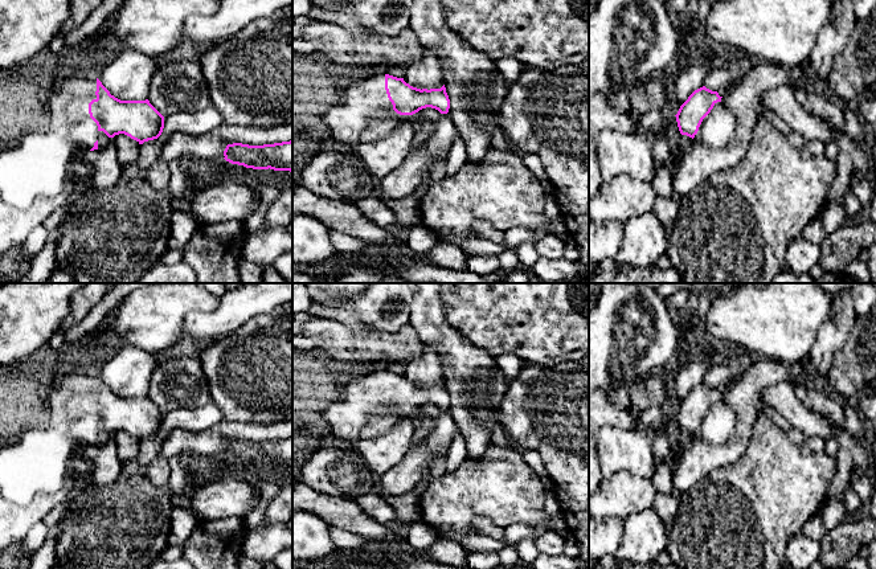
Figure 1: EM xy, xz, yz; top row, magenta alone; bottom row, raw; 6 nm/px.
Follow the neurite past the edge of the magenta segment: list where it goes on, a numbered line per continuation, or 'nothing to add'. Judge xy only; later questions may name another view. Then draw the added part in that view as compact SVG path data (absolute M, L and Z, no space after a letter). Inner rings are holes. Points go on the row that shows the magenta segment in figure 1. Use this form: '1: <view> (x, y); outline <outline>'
1: xy (69, 106); outline M65 74L60 89L50 97L48 105L52 126L70 128L71 157L67 163L67 176L75 180L87 179L87 167L79 155L90 151L98 140L98 126L89 114L89 103L97 99L95 91L97 75Z

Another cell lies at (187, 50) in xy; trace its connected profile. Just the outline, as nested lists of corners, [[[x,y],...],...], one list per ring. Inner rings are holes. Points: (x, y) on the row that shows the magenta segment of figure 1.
[[[185,41],[172,52],[161,54],[159,57],[157,67],[164,66],[167,64],[177,62],[177,61],[192,61],[192,62],[200,64],[200,60],[202,58],[202,56],[218,44],[221,42],[216,42],[206,49],[201,49],[197,45],[195,45],[192,41]]]

